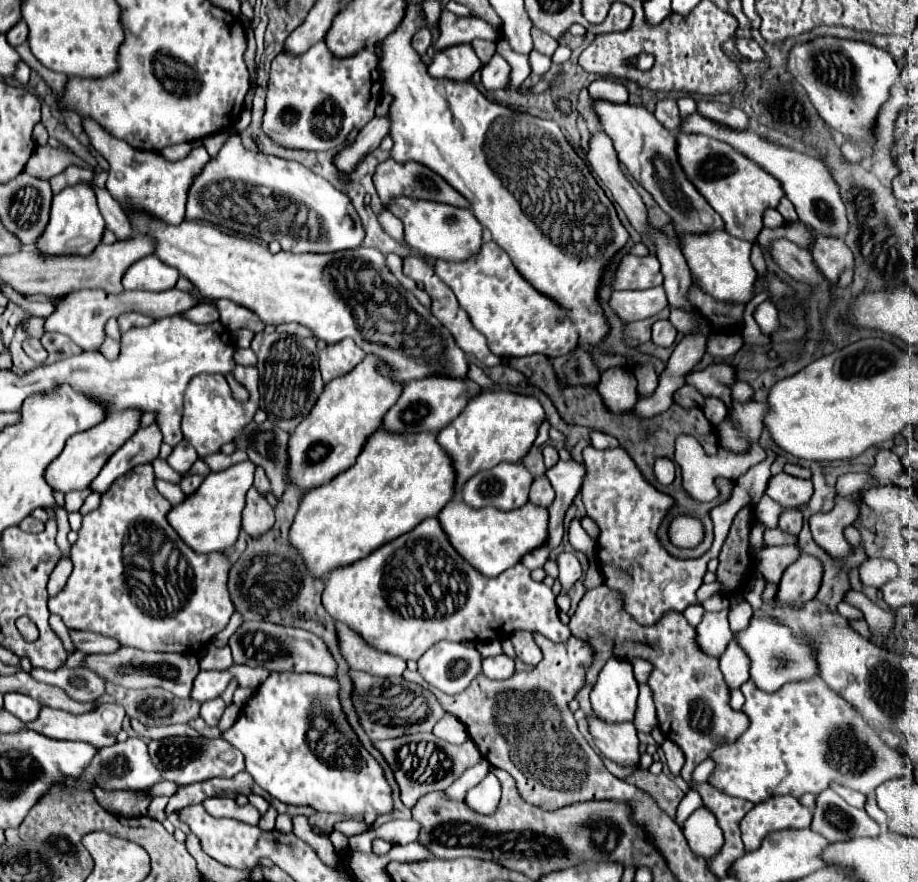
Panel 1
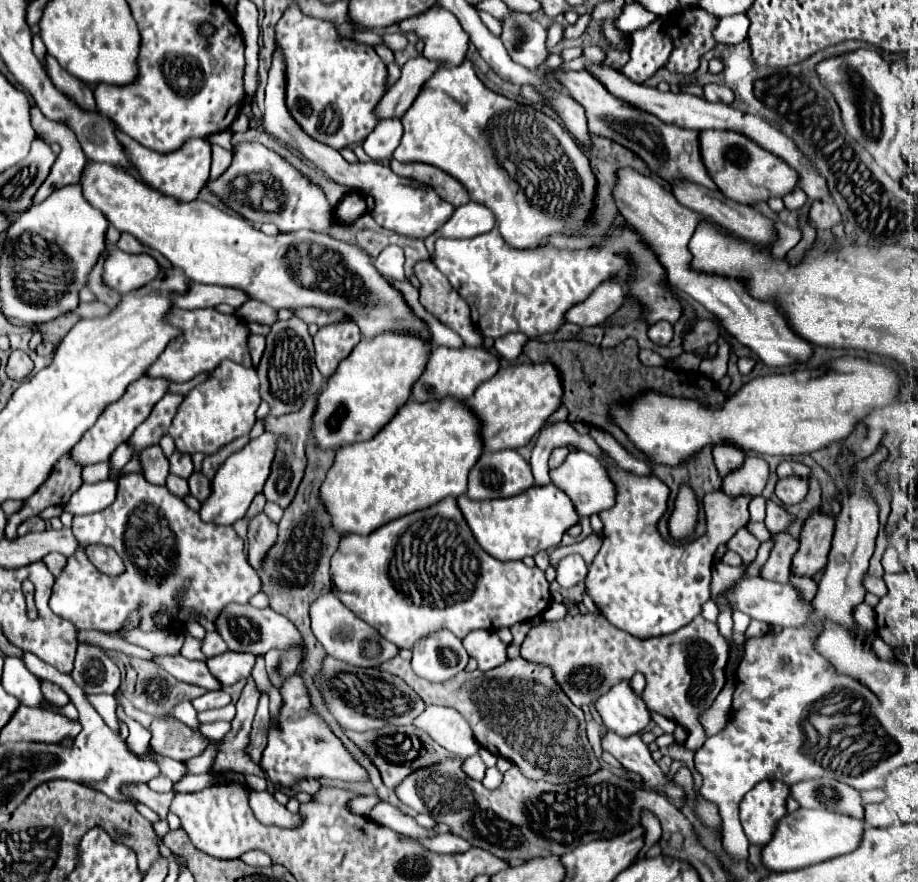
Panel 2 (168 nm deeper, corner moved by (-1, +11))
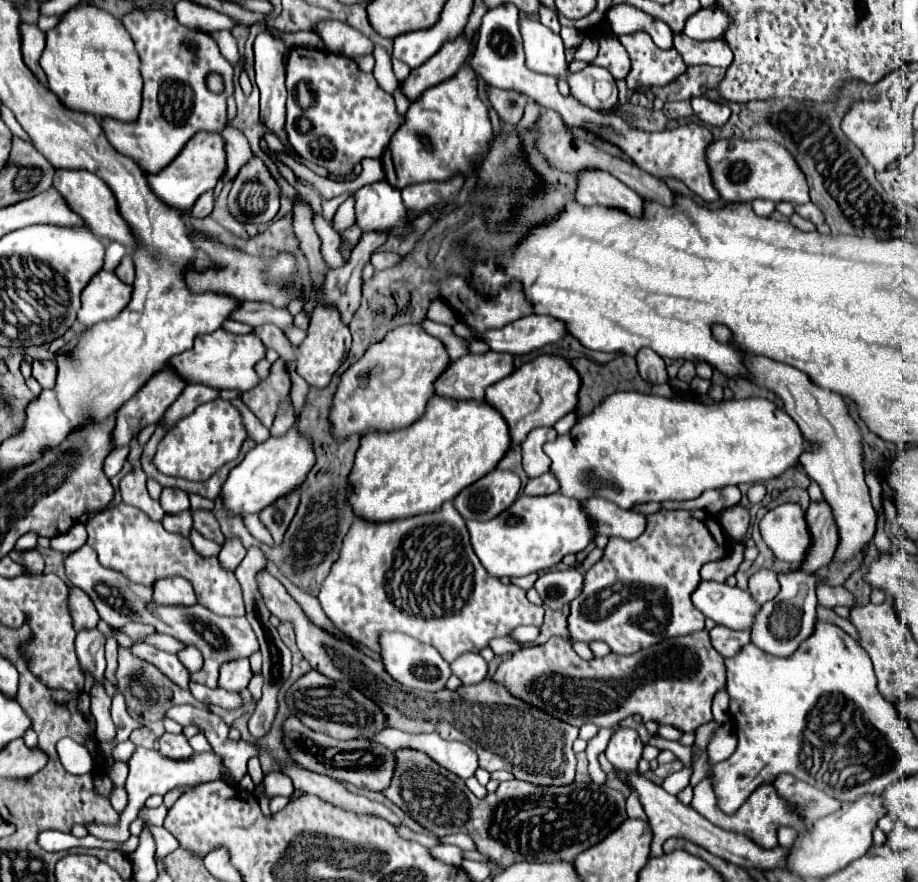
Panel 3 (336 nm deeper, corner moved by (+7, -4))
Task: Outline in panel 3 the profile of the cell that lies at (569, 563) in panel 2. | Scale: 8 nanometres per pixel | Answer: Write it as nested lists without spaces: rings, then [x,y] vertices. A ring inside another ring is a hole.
[[[553,569],[535,581],[535,589],[543,599],[543,605],[547,605],[549,609],[561,609],[563,605],[579,597],[579,593],[583,591],[583,579],[585,575],[577,569]]]

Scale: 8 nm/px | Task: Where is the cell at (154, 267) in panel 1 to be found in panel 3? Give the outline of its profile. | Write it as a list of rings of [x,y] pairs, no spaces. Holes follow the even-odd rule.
[[[99,271],[81,293],[79,321],[85,327],[91,327],[105,319],[115,319],[129,303],[131,287],[121,283],[115,273]]]

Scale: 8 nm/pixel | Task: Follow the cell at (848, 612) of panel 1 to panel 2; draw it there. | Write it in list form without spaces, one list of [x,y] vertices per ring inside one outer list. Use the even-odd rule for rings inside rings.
[[[861,602],[855,610],[853,610],[853,620],[857,622],[857,626],[867,632],[875,630],[877,628],[877,622],[875,622],[875,610],[867,604],[867,602]]]

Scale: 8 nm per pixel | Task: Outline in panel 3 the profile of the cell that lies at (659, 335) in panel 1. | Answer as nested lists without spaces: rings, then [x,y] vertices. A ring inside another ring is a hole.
[[[641,349],[637,353],[637,371],[649,383],[667,383],[667,371],[663,359],[649,349]]]

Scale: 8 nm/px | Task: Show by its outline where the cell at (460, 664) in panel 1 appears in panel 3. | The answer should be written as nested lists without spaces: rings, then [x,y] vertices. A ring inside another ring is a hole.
[[[381,633],[379,635],[379,655],[383,661],[383,669],[401,685],[421,689],[421,691],[439,691],[445,687],[445,681],[451,677],[449,663],[437,655],[435,647],[429,647],[409,635],[403,633]]]

